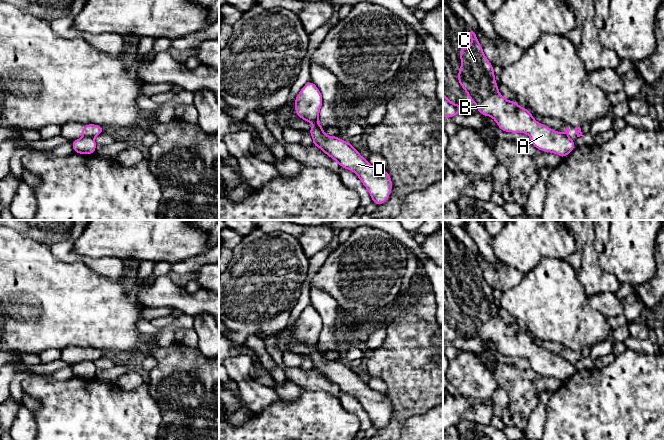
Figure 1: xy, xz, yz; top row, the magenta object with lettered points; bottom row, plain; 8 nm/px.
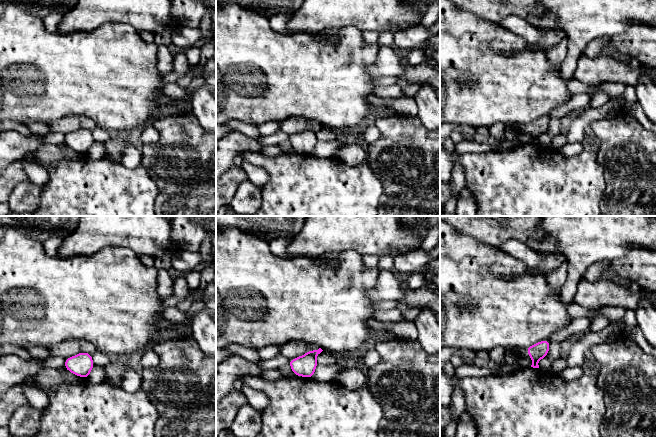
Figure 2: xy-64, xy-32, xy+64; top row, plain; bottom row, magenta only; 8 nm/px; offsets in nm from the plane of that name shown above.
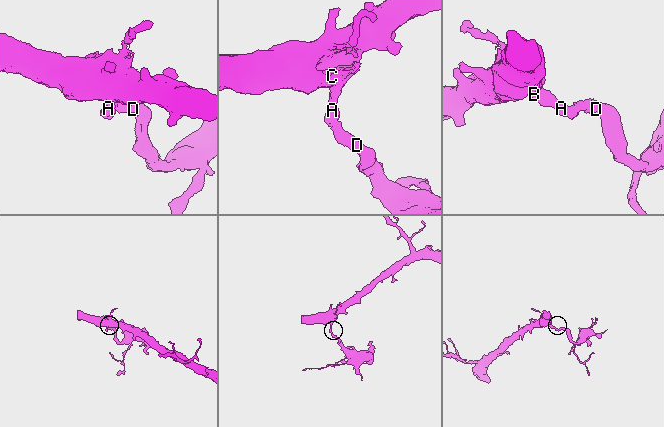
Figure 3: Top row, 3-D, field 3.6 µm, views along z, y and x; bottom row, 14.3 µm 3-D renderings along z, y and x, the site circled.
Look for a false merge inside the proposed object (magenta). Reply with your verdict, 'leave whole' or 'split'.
split

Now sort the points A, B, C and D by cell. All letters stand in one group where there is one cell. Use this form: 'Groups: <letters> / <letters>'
Groups: A B C / D

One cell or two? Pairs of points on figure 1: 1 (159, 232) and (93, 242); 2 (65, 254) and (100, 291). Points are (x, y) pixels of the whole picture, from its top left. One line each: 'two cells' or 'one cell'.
1: one cell
2: two cells

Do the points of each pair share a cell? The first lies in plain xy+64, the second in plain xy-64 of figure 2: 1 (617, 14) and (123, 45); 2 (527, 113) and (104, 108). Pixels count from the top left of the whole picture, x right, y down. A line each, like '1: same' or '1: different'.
1: different
2: same

